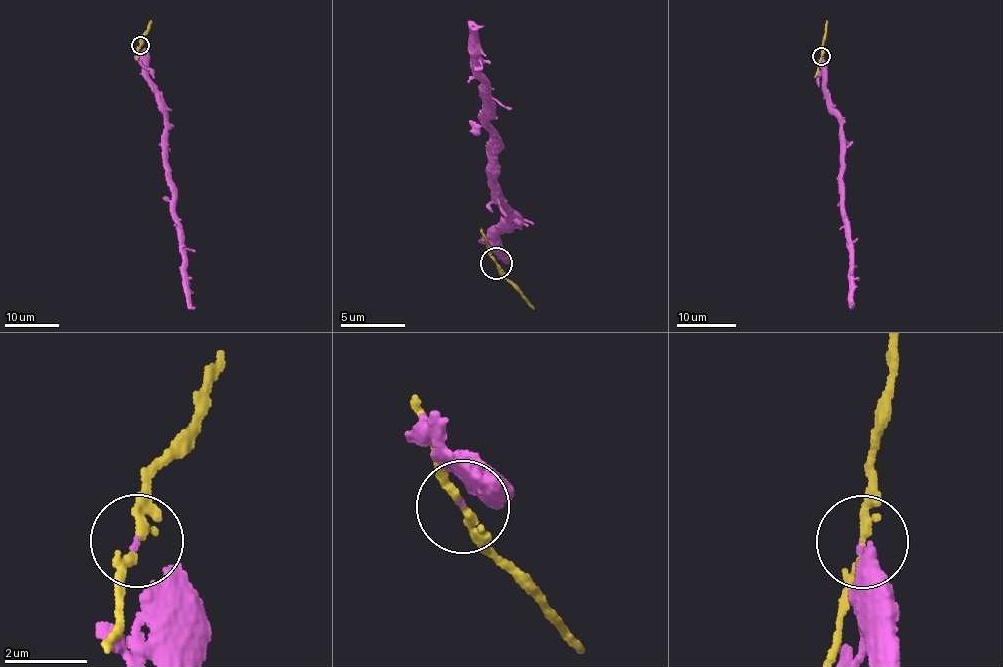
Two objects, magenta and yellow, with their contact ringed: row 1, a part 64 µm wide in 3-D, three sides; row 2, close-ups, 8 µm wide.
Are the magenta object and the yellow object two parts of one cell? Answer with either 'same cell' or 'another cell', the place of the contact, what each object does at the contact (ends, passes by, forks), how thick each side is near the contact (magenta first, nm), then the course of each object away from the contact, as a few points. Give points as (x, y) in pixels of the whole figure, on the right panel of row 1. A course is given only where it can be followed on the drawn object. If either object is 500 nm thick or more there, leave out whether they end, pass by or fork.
another cell | (821, 56) | magenta ends | yellow passes by | 70/160 nm | magenta via (821, 56), (823, 90), (829, 112), (840, 124), (841, 188), (852, 303) | yellow via (821, 56), (826, 21)

